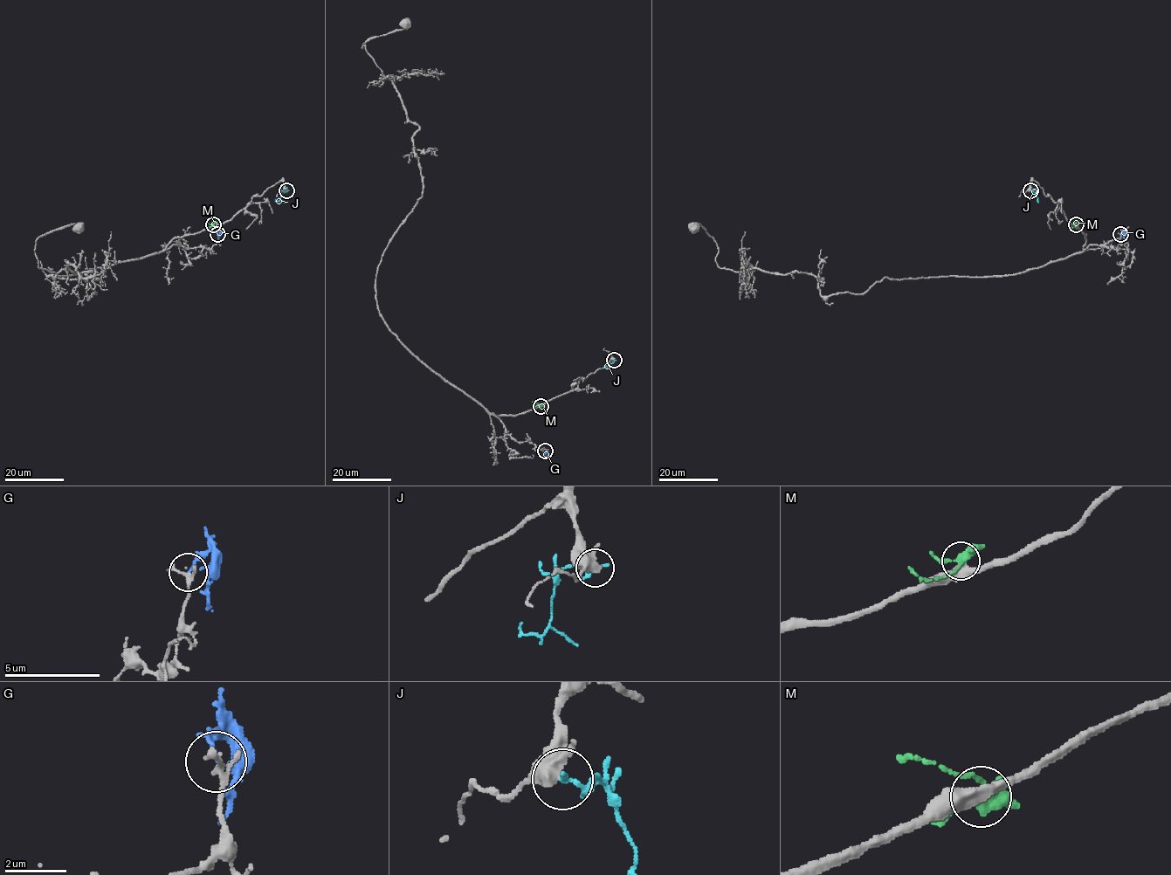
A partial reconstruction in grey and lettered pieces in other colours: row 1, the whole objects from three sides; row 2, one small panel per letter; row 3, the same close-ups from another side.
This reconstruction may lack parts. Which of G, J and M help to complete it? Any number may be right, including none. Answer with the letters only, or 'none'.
none

